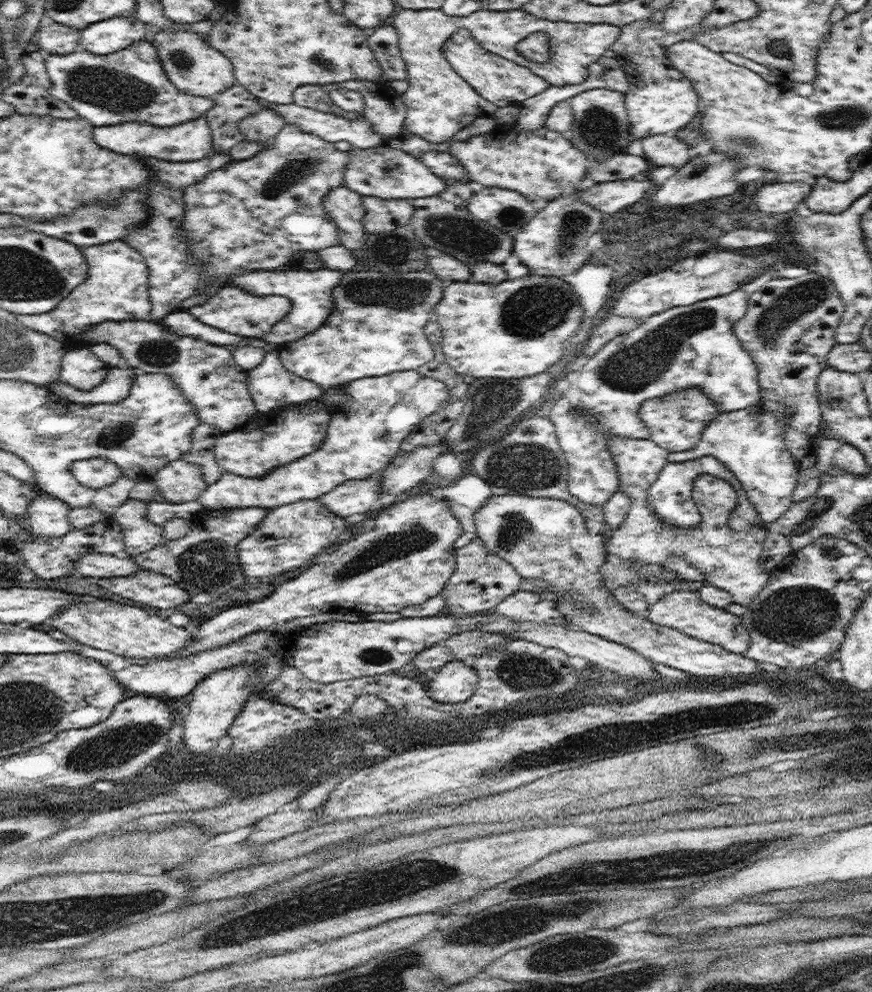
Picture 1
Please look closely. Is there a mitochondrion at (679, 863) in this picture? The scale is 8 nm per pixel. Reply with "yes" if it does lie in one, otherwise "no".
yes

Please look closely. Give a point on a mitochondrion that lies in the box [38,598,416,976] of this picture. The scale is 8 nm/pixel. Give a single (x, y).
(110, 747)

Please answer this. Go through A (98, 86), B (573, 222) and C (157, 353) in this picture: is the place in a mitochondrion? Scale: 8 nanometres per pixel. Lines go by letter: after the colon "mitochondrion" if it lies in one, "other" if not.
A: mitochondrion
B: mitochondrion
C: mitochondrion

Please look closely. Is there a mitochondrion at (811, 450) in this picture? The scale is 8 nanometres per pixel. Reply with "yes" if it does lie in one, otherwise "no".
no

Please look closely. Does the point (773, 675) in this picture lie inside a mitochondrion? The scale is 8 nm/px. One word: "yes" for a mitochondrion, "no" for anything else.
no

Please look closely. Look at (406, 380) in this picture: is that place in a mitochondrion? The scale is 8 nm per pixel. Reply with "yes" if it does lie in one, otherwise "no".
no

